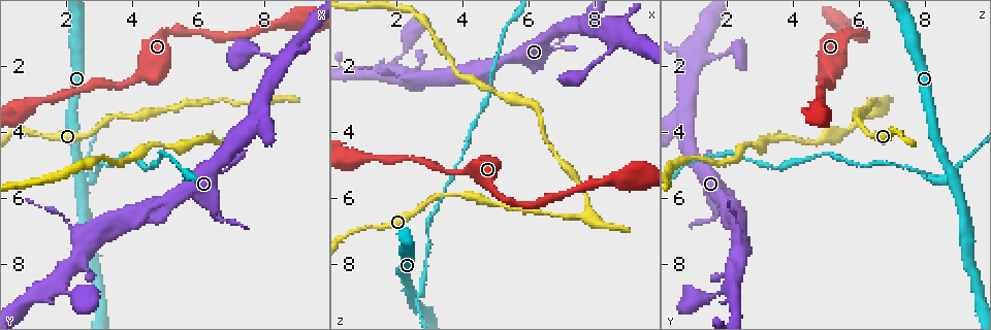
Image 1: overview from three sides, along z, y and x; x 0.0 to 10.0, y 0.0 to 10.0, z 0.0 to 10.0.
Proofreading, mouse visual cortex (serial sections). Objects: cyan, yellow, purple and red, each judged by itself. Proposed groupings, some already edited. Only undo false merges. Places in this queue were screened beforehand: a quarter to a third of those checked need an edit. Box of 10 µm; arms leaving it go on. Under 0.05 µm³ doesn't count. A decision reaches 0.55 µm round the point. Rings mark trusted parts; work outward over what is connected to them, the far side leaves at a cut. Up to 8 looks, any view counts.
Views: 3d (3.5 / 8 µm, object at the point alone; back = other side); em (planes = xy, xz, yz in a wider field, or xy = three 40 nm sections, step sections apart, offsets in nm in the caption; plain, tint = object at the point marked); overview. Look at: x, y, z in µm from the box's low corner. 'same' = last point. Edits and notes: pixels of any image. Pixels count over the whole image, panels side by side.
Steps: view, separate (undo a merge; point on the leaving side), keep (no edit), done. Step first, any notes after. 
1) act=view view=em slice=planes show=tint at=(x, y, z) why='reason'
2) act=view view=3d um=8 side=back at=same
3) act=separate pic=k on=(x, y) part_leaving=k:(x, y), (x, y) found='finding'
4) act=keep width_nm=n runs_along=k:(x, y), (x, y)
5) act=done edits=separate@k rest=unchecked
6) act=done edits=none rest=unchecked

act=view view=3d um=3.5 side=back at=(8.95, 0.75, 5.50) why='branch point'

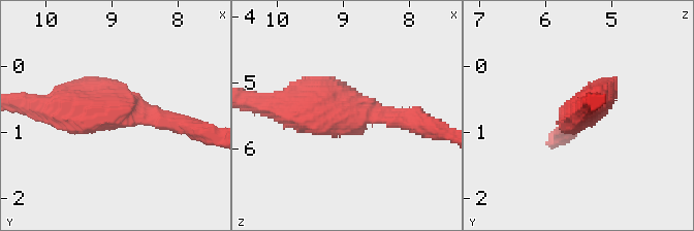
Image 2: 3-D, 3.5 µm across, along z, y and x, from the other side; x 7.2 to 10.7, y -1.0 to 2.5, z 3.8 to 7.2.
act=view view=em slice=xy step=3 show=tint at=(8.95, 0.70, 5.50)

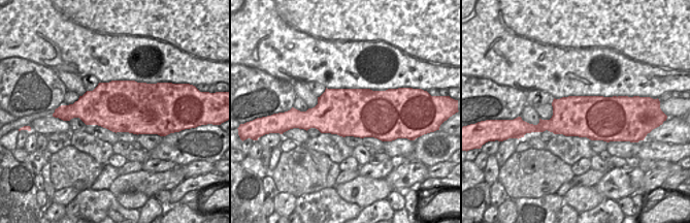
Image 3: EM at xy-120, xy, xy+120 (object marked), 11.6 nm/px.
act=keep found='all the same cell'

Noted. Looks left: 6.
act=view view=3d um=8 at=(7.85, 3.20, 6.55) why='sharp bend'

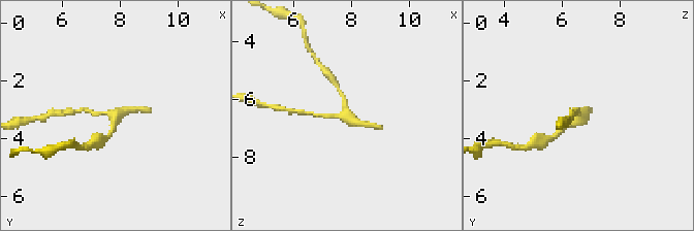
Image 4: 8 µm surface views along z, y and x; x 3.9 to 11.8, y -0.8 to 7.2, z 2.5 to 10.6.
act=view view=em slice=xy step=3 show=tint at=same why='need the tissue'

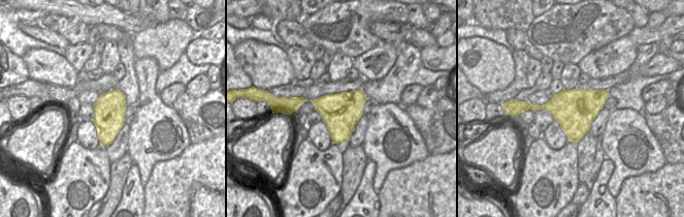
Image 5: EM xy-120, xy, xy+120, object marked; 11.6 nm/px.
act=keep found='all the same cell'

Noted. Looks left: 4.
act=view view=3d um=8 at=(8.55, 1.85, 1.00) why='small branch off a trunk'

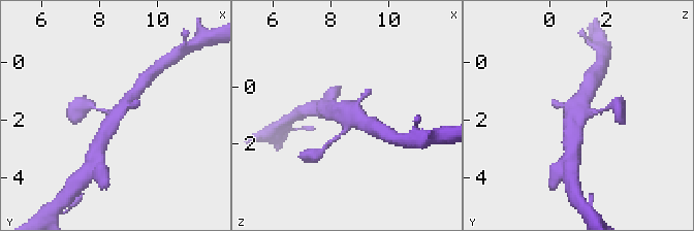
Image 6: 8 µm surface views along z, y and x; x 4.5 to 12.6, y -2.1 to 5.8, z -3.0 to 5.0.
act=view view=em slice=xy step=5 show=tint at=same why='need the tissue'

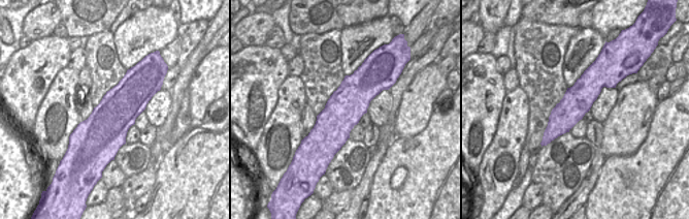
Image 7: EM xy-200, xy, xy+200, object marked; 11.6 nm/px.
act=keep runs_along=7:(592, 71), (590, 84), (548, 138) found='continuous, no second cell'

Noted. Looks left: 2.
act=done edits=none rest=unchecked

